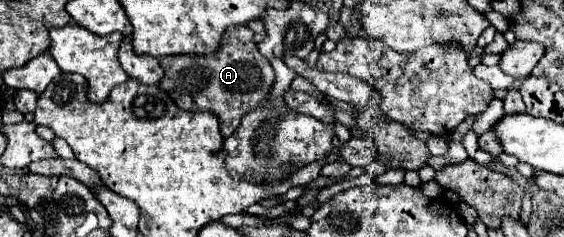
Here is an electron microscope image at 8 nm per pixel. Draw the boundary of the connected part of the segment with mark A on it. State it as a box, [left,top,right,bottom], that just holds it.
[157,26,275,138]

